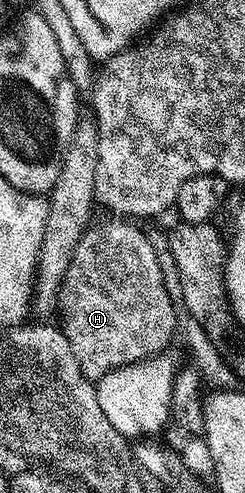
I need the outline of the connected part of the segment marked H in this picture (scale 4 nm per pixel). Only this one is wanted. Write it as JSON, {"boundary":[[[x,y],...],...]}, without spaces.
{"boundary":[[[125,220],[111,221],[115,222],[94,225],[83,235],[59,291],[59,324],[63,335],[70,344],[82,374],[94,382],[117,367],[164,353],[178,329],[179,312],[177,308],[175,310],[174,299],[169,296],[164,282],[154,241],[135,227],[138,225],[134,223]]]}

